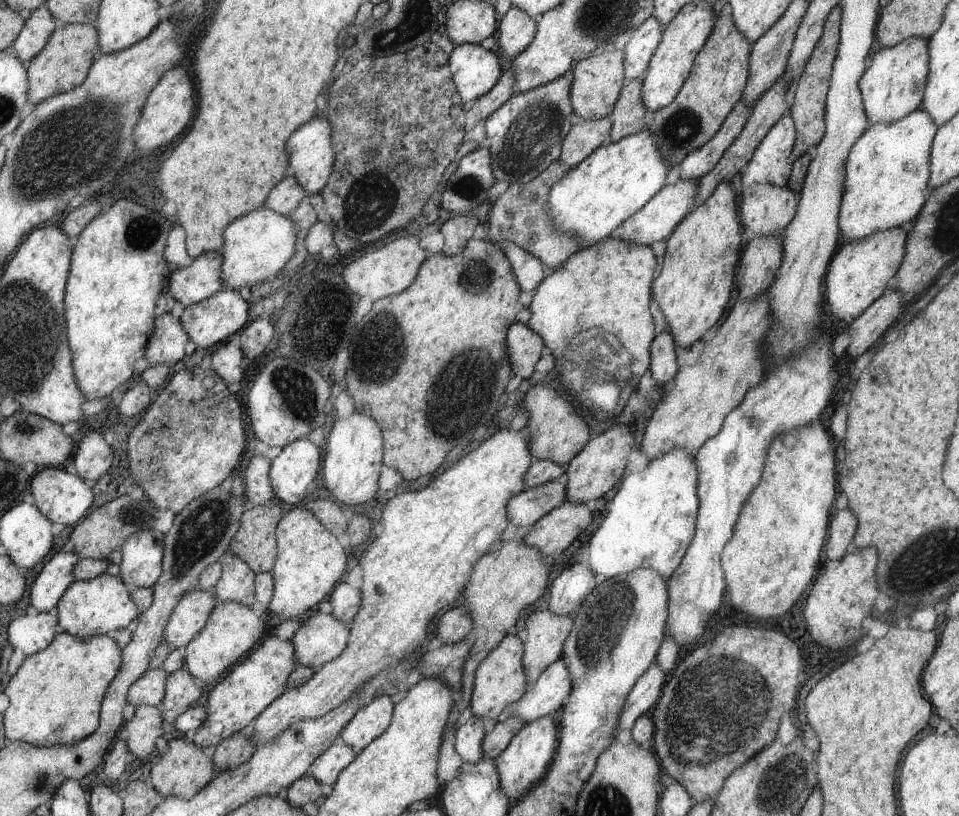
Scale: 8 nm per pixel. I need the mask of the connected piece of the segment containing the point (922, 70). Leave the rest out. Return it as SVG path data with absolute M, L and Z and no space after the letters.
M904 38L895 47L882 48L872 56L872 66L867 68L860 78L859 90L869 125L876 122L894 122L922 104L926 82L928 80L930 56L926 38Z

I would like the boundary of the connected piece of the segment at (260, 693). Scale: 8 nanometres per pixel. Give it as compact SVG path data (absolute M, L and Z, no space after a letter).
M272 635L262 644L258 644L258 648L254 648L241 664L234 664L234 668L230 668L230 672L219 679L210 691L206 708L209 716L206 716L205 724L196 730L193 742L201 748L214 749L222 740L229 739L236 732L249 727L274 700L285 695L288 691L286 680L296 666L296 650L291 640L281 640L280 637Z

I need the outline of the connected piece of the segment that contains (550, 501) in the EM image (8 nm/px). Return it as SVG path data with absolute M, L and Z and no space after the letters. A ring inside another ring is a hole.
M550 482L520 492L509 501L509 522L526 528L566 501L566 482Z

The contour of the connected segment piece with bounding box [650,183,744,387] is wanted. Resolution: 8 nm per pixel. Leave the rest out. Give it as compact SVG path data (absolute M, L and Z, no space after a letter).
M730 183L718 184L718 188L714 189L712 196L706 202L695 206L666 239L667 249L662 258L662 271L655 280L652 280L652 292L658 298L659 308L668 320L667 329L654 338L651 346L650 372L658 387L669 387L678 374L676 346L692 348L696 342L702 342L705 332L722 318L724 310L732 298L744 229L738 214L737 198L736 190L730 186Z

